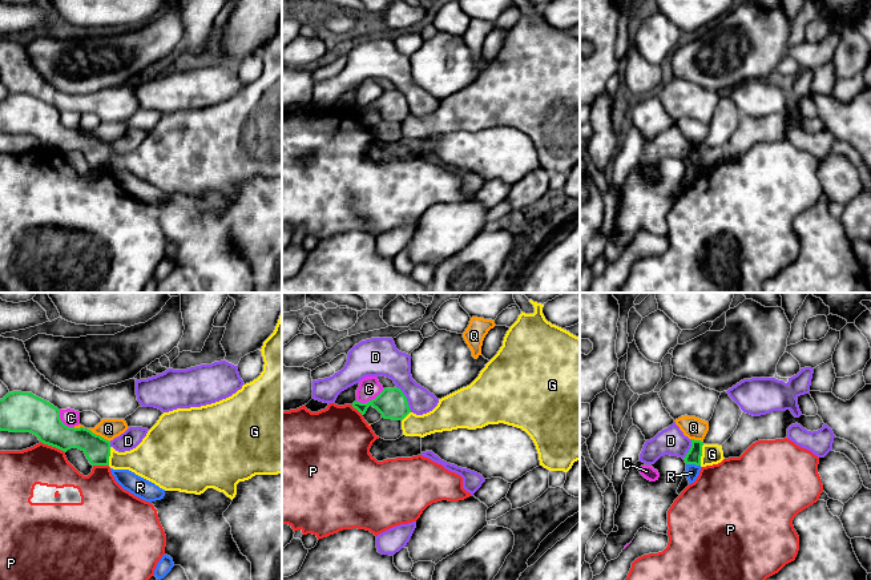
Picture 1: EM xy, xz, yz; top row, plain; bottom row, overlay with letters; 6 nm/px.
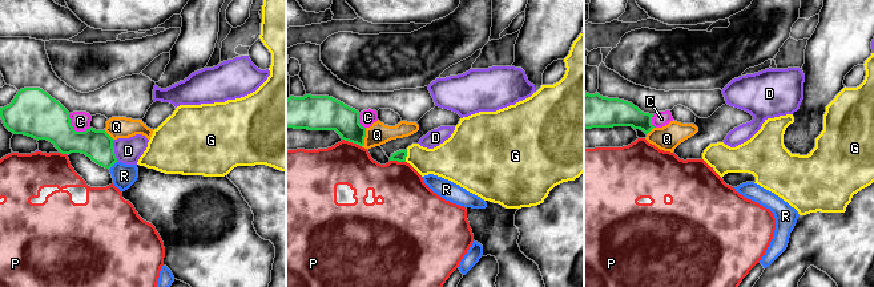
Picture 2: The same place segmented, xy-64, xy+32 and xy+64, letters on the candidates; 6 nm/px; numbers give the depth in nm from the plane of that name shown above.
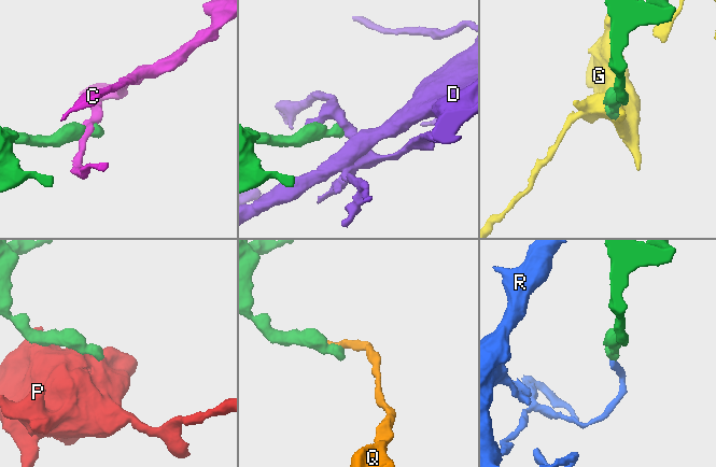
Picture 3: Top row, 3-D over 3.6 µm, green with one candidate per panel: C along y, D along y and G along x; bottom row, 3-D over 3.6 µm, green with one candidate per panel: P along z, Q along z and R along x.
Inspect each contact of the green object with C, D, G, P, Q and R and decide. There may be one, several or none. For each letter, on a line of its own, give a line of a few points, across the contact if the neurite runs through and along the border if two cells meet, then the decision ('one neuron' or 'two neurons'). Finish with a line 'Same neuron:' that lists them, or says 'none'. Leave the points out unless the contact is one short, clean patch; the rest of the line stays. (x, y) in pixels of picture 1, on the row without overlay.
C: line xz (383, 91), (366, 104), (357, 103); two neurons
D: line xz (396, 88), (404, 97), (411, 113); two neurons
G: line yz (704, 146), (700, 166); two neurons
P: two neurons
Q: line xy (87, 131), (109, 144); two neurons
R: line yz (686, 165), (700, 168); two neurons
Same neuron: none

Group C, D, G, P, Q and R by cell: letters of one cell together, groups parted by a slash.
C / D / G / P / Q / R

